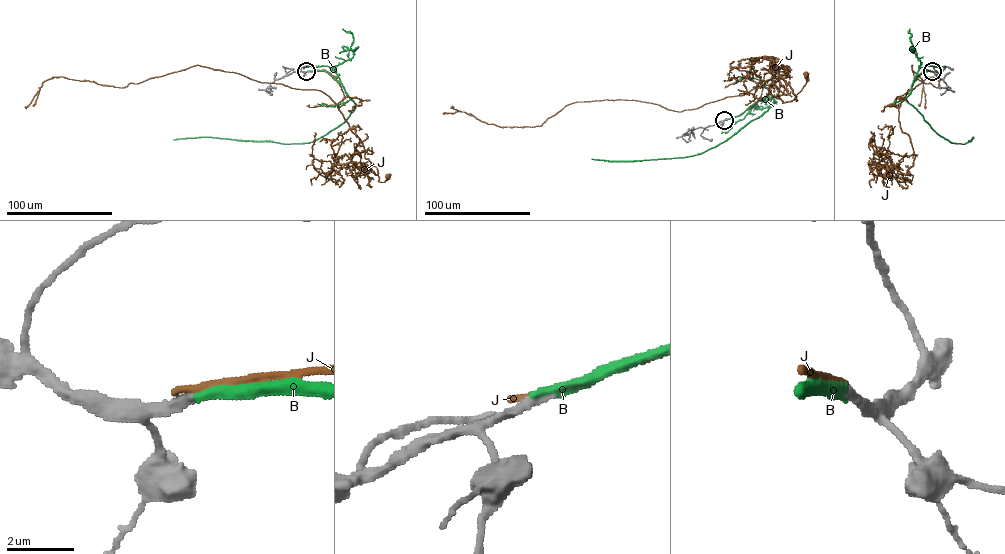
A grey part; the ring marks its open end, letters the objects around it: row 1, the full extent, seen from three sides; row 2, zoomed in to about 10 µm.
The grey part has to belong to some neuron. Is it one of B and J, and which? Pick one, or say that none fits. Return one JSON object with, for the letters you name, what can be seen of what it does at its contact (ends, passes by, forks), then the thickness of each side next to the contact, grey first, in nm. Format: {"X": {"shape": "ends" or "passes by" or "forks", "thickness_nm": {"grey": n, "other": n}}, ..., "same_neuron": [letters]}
{"B": {"shape": "ends", "thickness_nm": {"grey": 280, "other": 320}}, "same_neuron": ["B"]}

